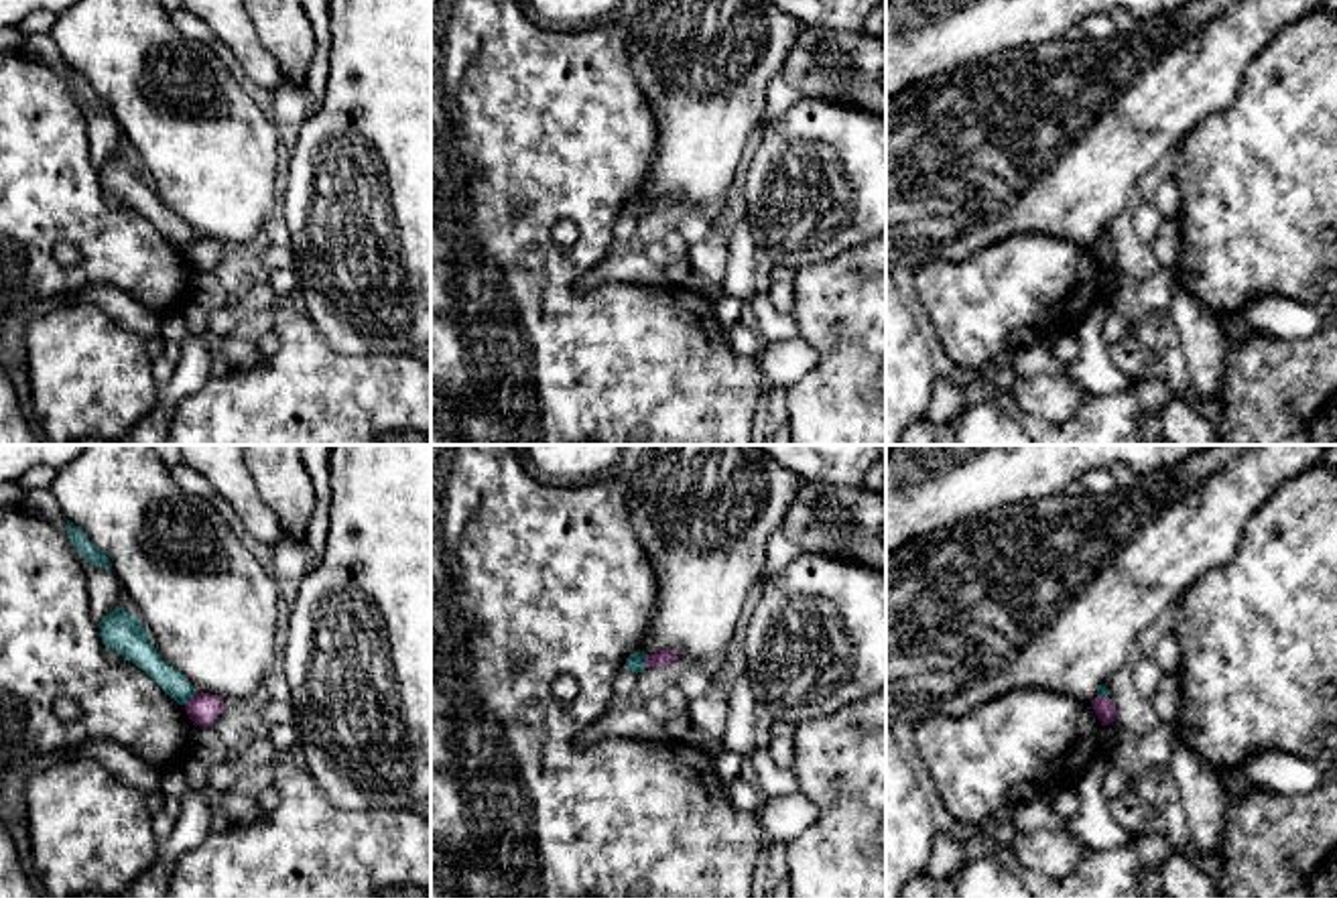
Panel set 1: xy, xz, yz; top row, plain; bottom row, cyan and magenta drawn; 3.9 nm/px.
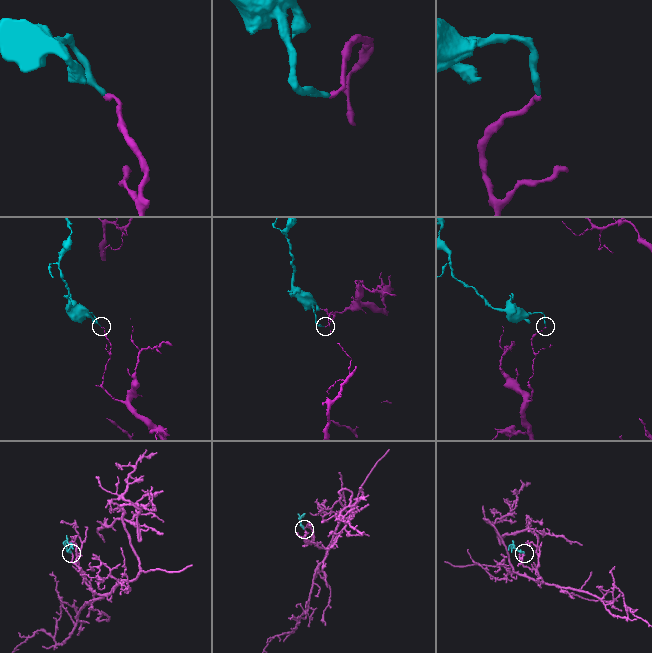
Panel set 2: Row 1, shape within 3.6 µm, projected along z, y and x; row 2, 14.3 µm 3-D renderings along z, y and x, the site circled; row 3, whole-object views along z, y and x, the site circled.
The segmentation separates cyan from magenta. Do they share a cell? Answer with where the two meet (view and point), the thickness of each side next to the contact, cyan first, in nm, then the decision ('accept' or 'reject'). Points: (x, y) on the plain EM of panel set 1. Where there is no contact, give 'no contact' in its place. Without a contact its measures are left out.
meets cyan in xz at (645, 206); 80 nm thick on the cyan side, 60 nm on the other; reject

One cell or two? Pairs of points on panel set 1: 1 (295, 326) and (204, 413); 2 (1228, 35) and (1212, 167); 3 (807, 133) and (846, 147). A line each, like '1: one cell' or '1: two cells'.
1: one cell
2: two cells
3: one cell

